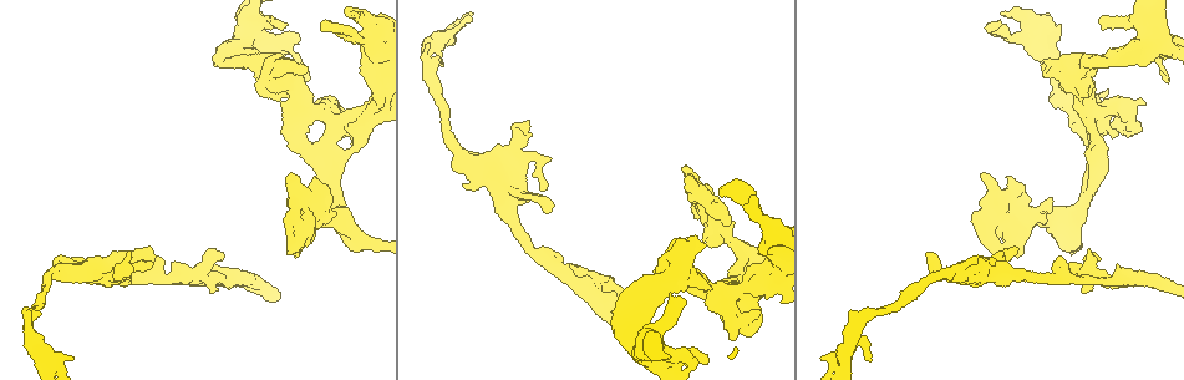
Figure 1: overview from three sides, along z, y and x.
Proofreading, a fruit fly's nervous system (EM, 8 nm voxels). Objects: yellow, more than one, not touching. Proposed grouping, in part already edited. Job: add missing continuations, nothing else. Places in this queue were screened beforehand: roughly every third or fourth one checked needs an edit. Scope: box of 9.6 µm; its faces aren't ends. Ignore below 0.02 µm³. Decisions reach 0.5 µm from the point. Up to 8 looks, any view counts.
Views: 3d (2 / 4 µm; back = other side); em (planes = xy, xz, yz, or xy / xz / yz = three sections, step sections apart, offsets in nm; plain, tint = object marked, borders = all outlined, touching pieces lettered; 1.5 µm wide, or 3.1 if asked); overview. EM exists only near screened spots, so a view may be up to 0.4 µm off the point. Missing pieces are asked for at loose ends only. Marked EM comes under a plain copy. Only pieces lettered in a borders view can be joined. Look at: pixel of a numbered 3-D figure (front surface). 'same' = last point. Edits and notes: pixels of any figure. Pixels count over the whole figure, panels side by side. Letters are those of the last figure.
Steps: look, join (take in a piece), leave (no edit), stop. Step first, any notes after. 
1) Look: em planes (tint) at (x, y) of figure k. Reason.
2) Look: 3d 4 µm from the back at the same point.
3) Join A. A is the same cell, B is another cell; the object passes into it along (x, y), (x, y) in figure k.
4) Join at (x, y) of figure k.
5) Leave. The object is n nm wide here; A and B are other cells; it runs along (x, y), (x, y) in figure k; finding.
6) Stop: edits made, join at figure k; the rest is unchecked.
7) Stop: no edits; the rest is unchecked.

Look: 3d 2 µm from the back at (869, 361) of figure 1. Free end.

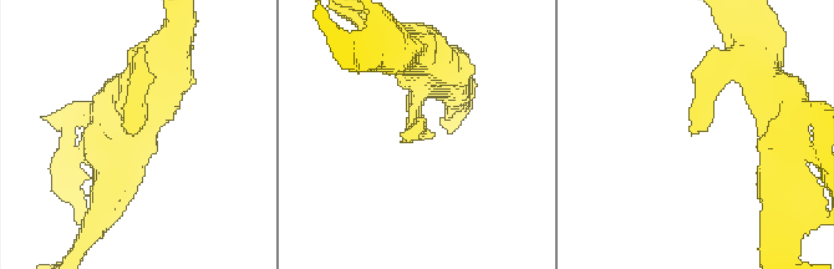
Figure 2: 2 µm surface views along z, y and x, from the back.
Look: em planes (borders) at (414, 139) of figure 2.

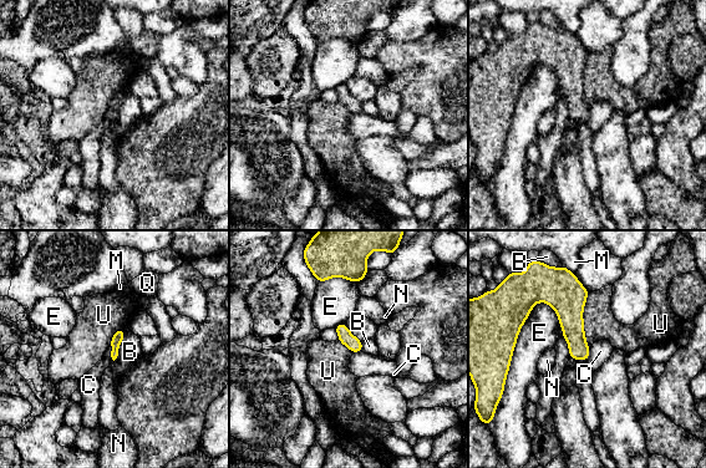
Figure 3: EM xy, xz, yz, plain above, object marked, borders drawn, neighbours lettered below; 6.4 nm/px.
Leave. The longest contact is with E, 550 nm; B, C, E, M, N, Q and U are other cells; none of them fits.

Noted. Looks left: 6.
Look: 3d 2 µm at (216, 290) of figure 1. Free end.

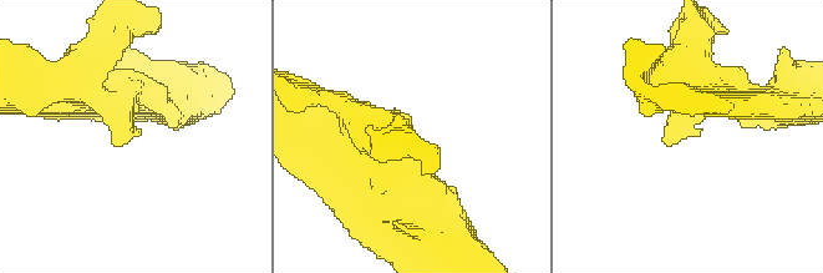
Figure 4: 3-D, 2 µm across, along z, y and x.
Look: em planes (borders) at (136, 129) of figure 4.

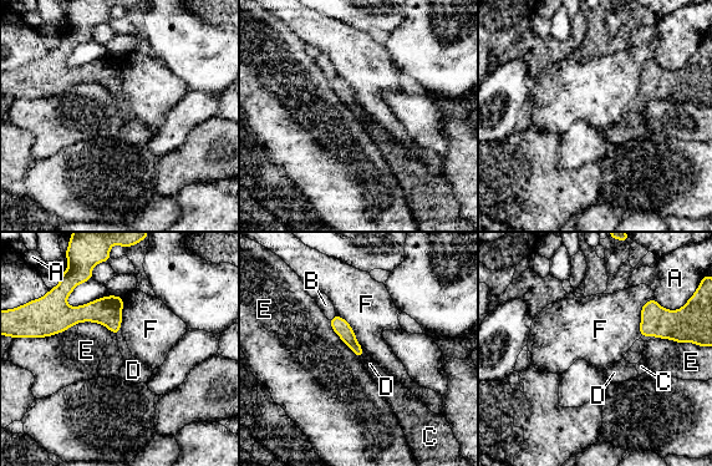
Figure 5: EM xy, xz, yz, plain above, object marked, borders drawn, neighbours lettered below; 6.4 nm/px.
Leave. A, B, C, D, E and F are other cells; a border runs along (654, 298), (642, 307), (640, 335) in figure 5; no lettered piece goes on from it.

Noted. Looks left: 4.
Look: em xz step 8 (tint) at (700, 363) of figure 1. An open end.

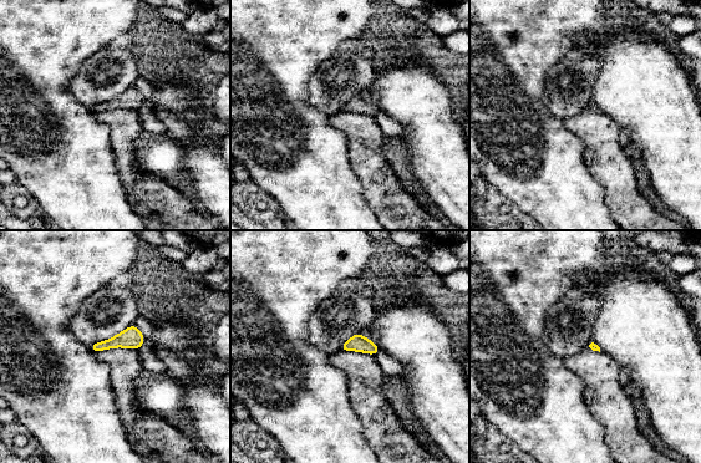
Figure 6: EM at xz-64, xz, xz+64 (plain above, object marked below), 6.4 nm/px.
Look: em xz step 8 (borders) at the same point.

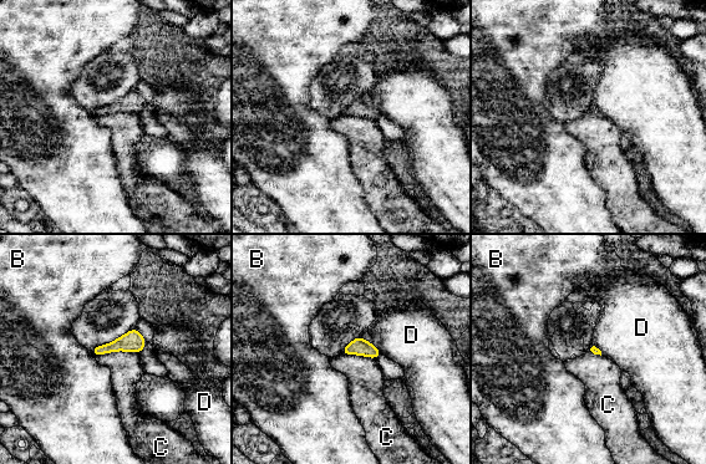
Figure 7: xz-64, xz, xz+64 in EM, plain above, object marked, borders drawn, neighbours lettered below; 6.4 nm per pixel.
Leave. B, C and D are other cells; a border runs along (138, 352), (110, 351), (96, 356) in figure 7; no lettered piece goes on from it.

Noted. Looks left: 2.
Stop: no edits; the rest is unchecked.

